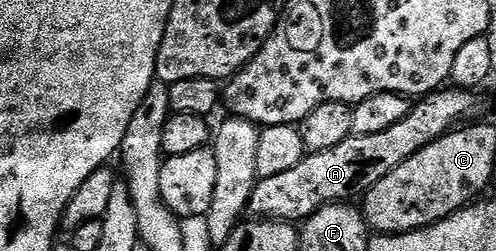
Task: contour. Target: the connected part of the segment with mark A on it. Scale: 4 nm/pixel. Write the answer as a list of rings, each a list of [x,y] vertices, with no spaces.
[[[438,89],[414,102],[409,108],[407,117],[383,133],[354,135],[347,137],[335,149],[323,149],[306,154],[295,169],[287,173],[278,173],[275,177],[258,178],[251,193],[248,214],[261,221],[280,221],[300,224],[310,219],[320,207],[328,203],[343,203],[352,200],[352,195],[360,196],[370,191],[391,169],[399,169],[419,149],[442,139],[465,119],[477,107],[477,99],[469,89]]]

